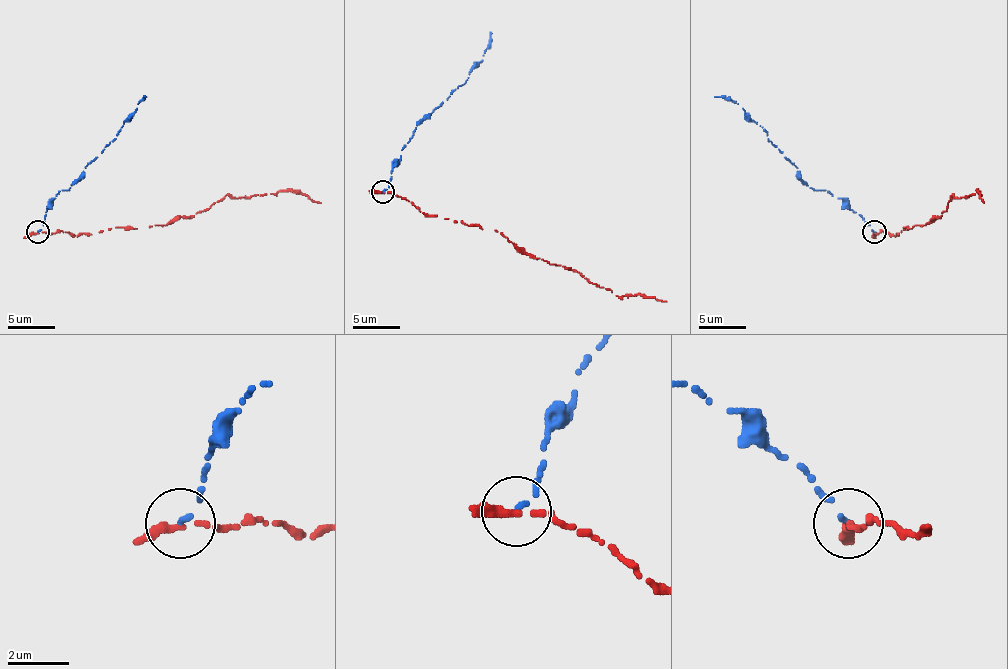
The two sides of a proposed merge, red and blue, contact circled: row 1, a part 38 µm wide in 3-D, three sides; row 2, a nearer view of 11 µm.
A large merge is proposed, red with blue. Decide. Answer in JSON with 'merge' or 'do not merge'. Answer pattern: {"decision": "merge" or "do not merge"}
{"decision": "do not merge"}

